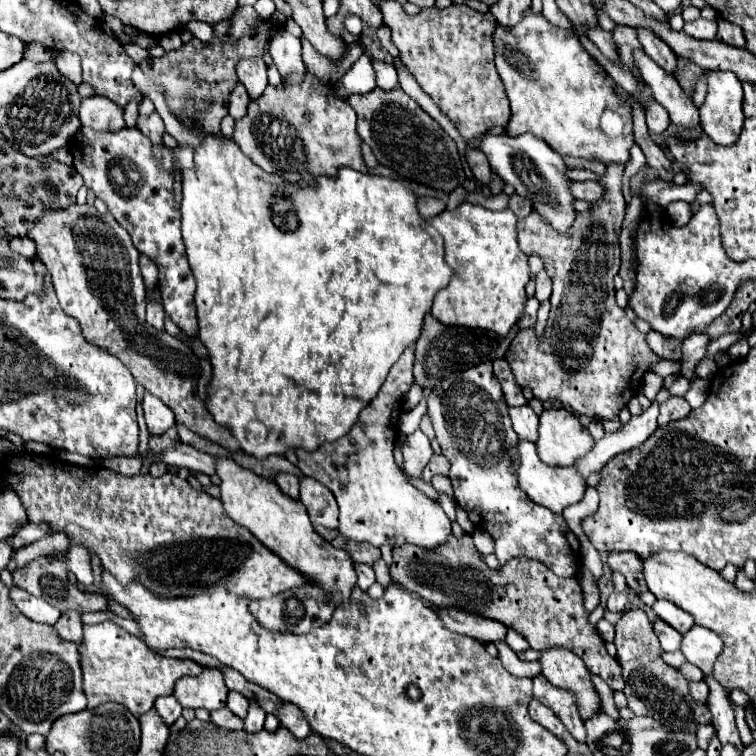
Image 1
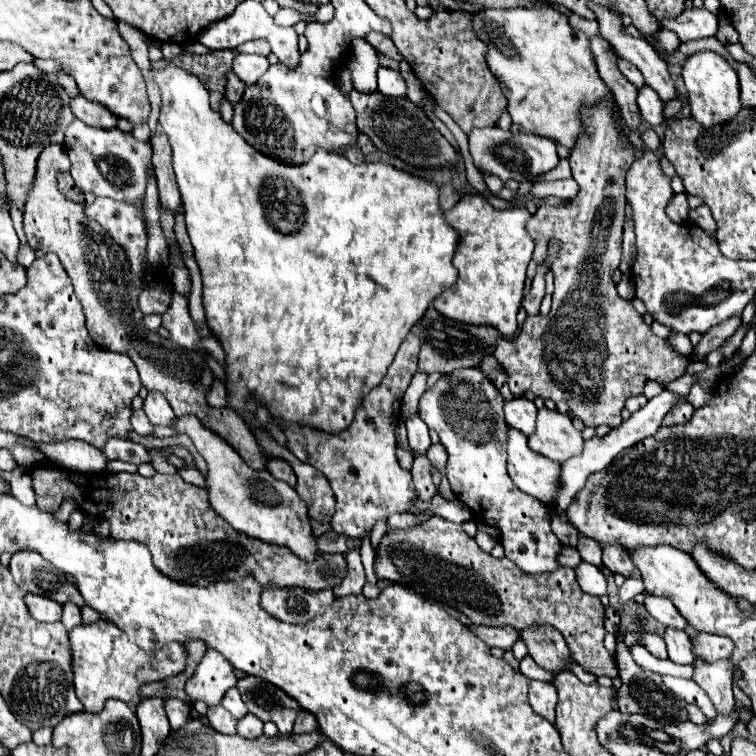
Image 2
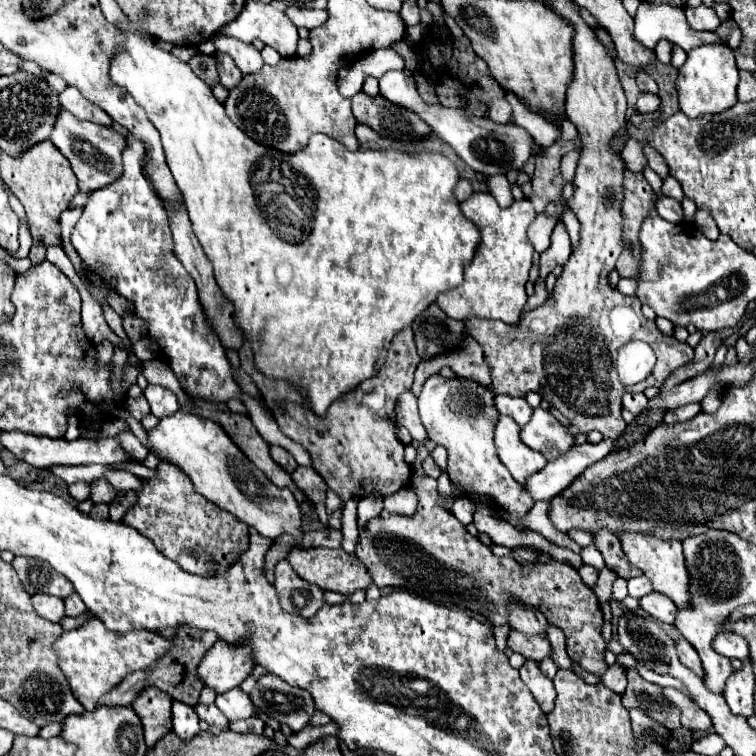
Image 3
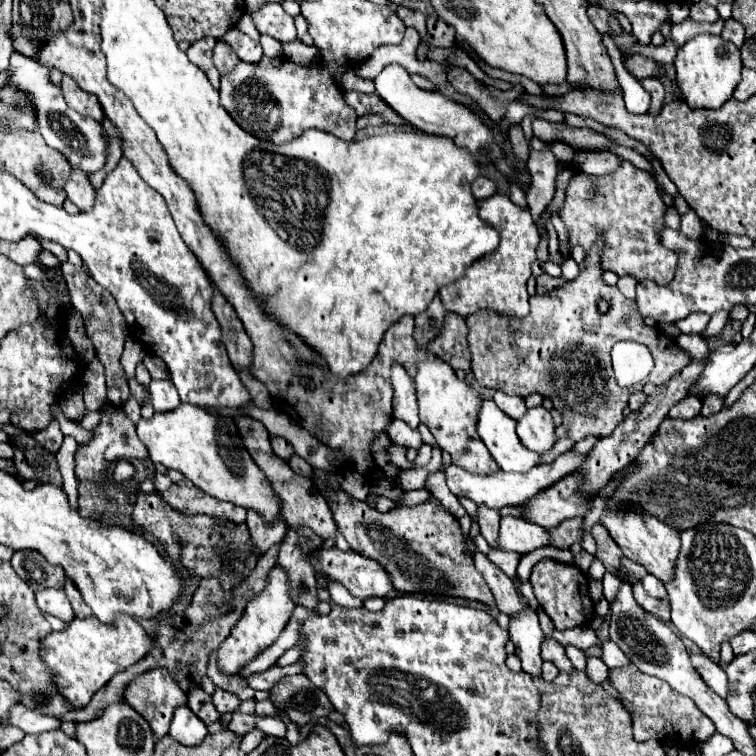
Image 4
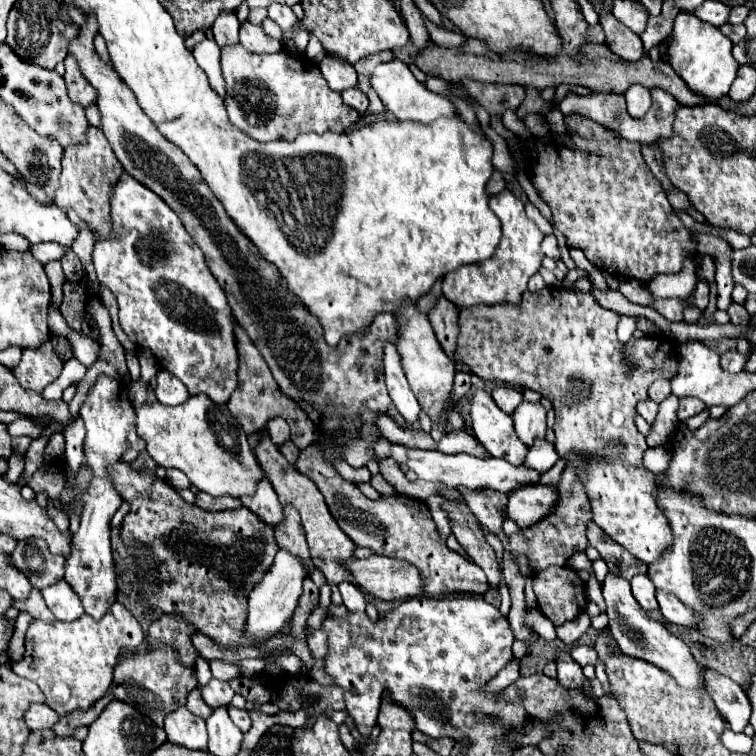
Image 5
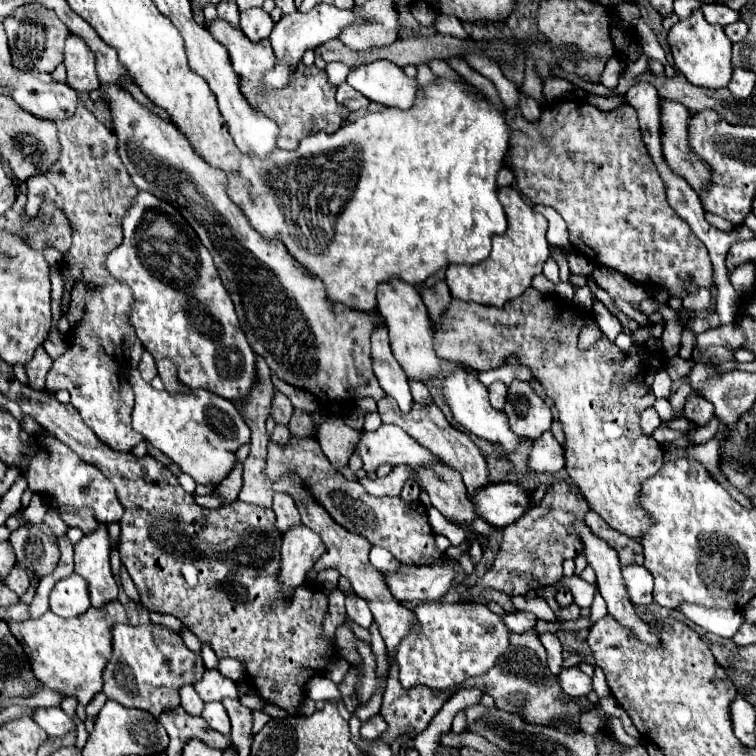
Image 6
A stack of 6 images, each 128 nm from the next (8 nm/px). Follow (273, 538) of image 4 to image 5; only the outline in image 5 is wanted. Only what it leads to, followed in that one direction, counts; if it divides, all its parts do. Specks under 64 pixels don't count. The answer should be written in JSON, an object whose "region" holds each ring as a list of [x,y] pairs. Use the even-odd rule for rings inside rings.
{"region":[[[264,478],[260,480],[258,484],[258,490],[256,490],[256,496],[246,496],[242,498],[242,504],[254,512],[262,522],[270,524],[272,528],[276,528],[278,524],[282,524],[284,520],[284,510],[282,510],[282,504],[278,502],[278,496],[276,492],[272,490],[272,484]]]}

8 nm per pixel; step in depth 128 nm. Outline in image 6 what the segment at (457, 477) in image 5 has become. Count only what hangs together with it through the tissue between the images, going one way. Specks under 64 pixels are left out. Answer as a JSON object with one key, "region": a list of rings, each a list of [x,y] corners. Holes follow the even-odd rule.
{"region":[[[382,424],[376,432],[362,432],[356,454],[360,454],[364,460],[366,473],[375,472],[380,464],[408,464],[414,468],[428,468],[436,462],[442,464],[438,456],[412,440],[402,428],[396,428],[392,424]]]}

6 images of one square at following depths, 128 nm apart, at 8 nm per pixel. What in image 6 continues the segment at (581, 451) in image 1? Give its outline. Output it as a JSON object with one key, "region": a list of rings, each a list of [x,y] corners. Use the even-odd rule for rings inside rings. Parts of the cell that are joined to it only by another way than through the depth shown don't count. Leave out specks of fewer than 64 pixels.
{"region":[[[514,380],[508,386],[508,400],[504,412],[508,414],[512,432],[526,440],[540,438],[540,434],[550,430],[552,424],[550,408],[544,404],[542,398],[534,394],[530,382]]]}

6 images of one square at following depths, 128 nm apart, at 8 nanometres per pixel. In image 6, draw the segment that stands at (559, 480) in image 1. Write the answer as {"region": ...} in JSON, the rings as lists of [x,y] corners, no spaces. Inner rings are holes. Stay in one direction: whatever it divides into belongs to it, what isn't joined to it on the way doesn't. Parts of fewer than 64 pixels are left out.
{"region":[[[456,366],[454,372],[444,380],[444,388],[442,388],[450,408],[452,408],[452,414],[454,414],[454,420],[458,424],[462,424],[466,430],[470,430],[472,434],[476,434],[478,438],[484,438],[496,446],[500,446],[504,452],[512,454],[516,452],[516,446],[520,442],[520,438],[510,430],[508,426],[508,416],[500,410],[494,410],[490,406],[490,400],[488,400],[488,392],[486,392],[486,386],[478,382],[478,378],[470,376],[462,366]]]}

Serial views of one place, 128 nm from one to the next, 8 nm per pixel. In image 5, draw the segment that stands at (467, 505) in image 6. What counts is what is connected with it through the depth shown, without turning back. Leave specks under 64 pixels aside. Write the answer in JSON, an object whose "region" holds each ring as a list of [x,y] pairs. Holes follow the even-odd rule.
{"region":[[[444,500],[444,508],[448,510],[448,514],[454,522],[454,534],[458,538],[460,546],[472,558],[472,562],[484,570],[484,574],[488,578],[488,586],[498,592],[500,582],[502,582],[500,564],[496,560],[492,546],[484,540],[484,534],[480,530],[476,516],[472,516],[472,512],[466,508],[466,502],[456,504],[450,500]]]}

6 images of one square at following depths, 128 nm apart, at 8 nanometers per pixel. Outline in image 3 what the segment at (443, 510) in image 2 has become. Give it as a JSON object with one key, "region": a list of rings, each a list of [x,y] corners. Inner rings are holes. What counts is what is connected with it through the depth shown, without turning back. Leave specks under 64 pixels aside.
{"region":[[[402,488],[400,492],[388,496],[384,500],[384,508],[390,512],[390,514],[406,514],[406,516],[412,516],[418,508],[418,500],[416,500],[416,494],[412,488]],[[457,498],[451,508],[451,513],[464,525],[473,522],[473,514],[476,508],[468,498]]]}

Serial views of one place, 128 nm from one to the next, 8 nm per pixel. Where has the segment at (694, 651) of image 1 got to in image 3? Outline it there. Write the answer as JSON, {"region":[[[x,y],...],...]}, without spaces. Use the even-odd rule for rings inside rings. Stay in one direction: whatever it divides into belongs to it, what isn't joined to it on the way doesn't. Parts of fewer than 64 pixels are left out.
{"region":[[[720,632],[712,640],[712,648],[728,658],[738,658],[738,660],[748,660],[748,642],[738,636],[738,634],[726,634]]]}

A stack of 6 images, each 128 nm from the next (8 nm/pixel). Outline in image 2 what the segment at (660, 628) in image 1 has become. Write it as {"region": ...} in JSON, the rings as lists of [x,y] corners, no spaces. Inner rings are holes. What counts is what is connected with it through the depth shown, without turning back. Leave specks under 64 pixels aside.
{"region":[[[666,628],[664,642],[668,648],[668,656],[676,664],[692,664],[694,656],[690,652],[690,638],[684,630],[678,628]]]}

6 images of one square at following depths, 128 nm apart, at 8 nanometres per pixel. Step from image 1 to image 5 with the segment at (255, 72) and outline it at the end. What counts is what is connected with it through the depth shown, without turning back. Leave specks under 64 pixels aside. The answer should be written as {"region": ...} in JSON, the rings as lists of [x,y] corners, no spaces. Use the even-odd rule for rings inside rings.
{"region":[[[244,24],[240,28],[240,44],[252,54],[272,54],[282,52],[282,44],[274,38],[268,38],[260,26]]]}

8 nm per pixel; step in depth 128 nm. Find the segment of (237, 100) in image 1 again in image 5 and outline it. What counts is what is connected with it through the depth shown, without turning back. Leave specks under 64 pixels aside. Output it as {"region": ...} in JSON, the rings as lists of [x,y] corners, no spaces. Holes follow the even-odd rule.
{"region":[[[222,14],[222,16],[218,16],[218,20],[214,22],[214,28],[212,28],[216,44],[220,48],[238,44],[238,28],[240,28],[240,22],[238,22],[236,14]]]}

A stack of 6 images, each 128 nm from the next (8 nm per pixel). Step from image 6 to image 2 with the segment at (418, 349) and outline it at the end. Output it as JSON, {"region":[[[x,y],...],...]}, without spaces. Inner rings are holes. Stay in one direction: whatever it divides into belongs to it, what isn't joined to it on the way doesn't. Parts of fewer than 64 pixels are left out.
{"region":[[[468,368],[460,372],[452,372],[448,376],[442,376],[432,390],[428,390],[420,398],[420,418],[438,432],[440,444],[448,452],[448,464],[446,464],[446,478],[452,486],[452,492],[460,502],[464,502],[470,512],[472,520],[488,526],[496,526],[500,530],[500,544],[504,548],[504,556],[518,564],[524,572],[536,574],[536,572],[554,572],[560,568],[558,554],[562,550],[562,542],[554,536],[550,530],[550,510],[548,506],[540,504],[534,496],[528,496],[520,492],[506,470],[506,438],[508,438],[508,424],[504,420],[504,398],[492,384],[492,380],[480,370],[480,368]]]}

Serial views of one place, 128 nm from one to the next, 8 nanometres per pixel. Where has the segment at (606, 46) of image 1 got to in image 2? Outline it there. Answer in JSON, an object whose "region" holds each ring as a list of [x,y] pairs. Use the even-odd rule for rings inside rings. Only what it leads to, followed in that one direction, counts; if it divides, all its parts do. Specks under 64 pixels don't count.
{"region":[[[616,56],[616,64],[618,64],[618,70],[620,70],[636,88],[642,88],[642,86],[644,86],[644,78],[640,76],[640,70],[634,68],[634,64],[622,60],[620,56]]]}

